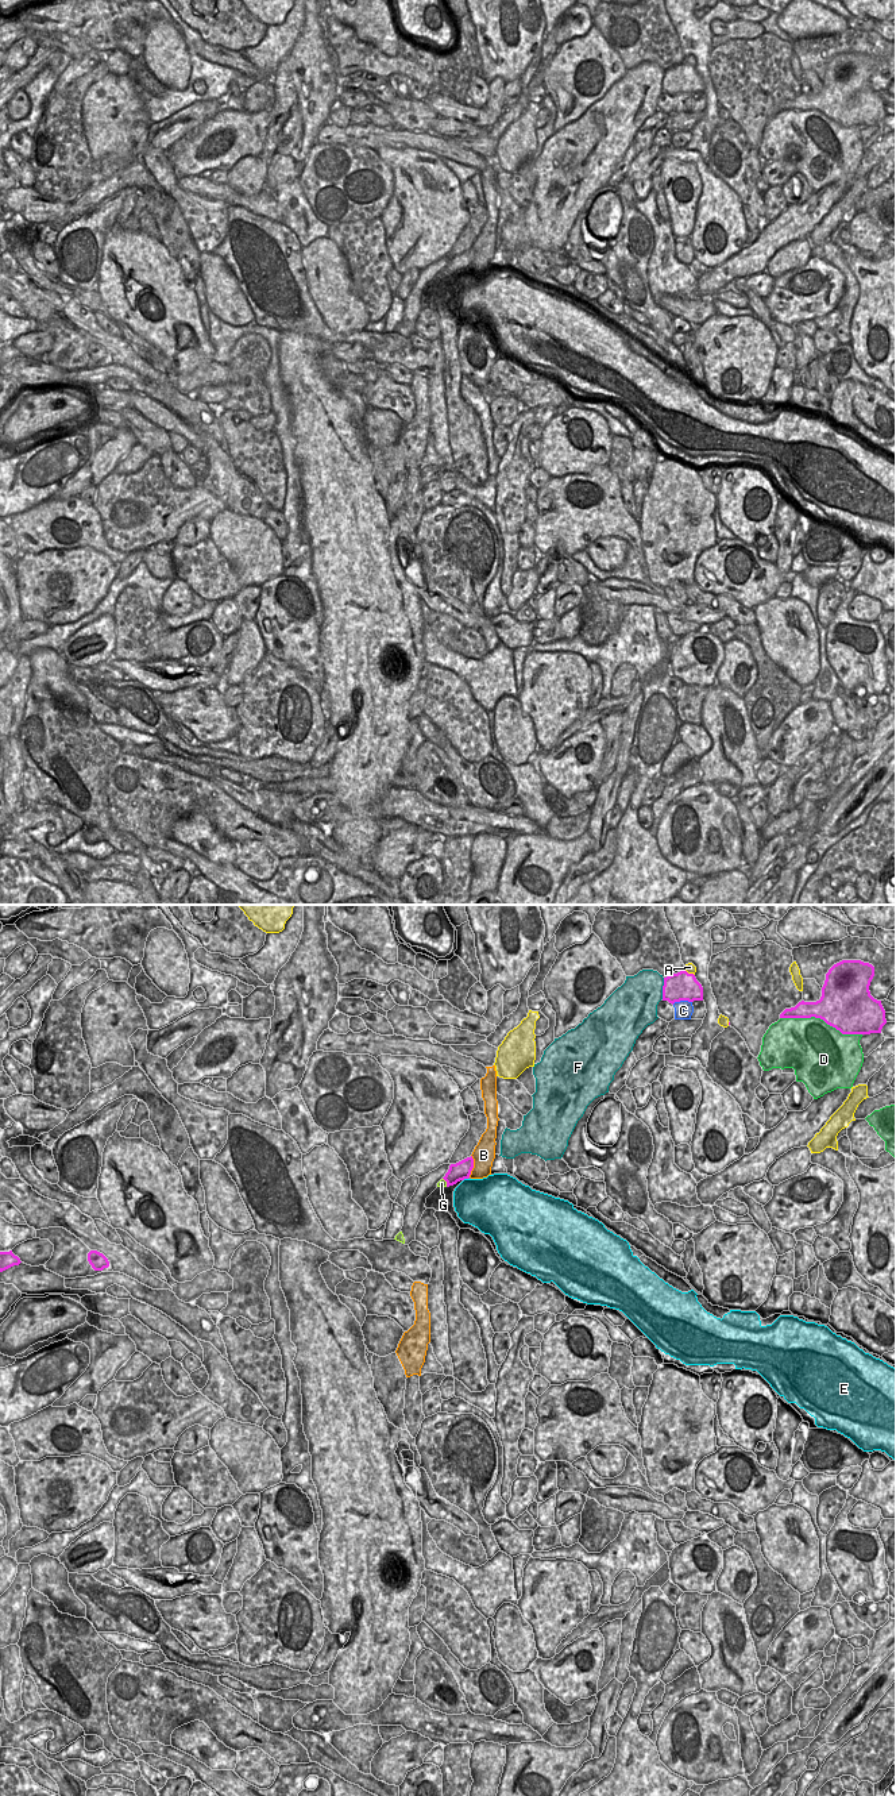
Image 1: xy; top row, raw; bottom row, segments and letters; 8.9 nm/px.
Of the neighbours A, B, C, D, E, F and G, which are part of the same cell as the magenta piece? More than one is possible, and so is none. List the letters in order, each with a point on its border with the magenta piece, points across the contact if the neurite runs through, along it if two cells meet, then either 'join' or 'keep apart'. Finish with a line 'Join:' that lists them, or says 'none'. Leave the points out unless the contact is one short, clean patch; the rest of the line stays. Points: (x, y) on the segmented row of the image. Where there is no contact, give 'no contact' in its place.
A: xy (690, 974) | keep apart
B: xy (472, 1166) | keep apart
C: xy (682, 999) | along xy (691, 1001), (675, 1001), (672, 1004) | keep apart
D: xy (821, 1018) | keep apart
E: xy (464, 1178) | keep apart
F: xy (663, 989) | keep apart
G: xy (445, 1180) | along xy (443, 1178), (447, 1186) | keep apart
Join: none

